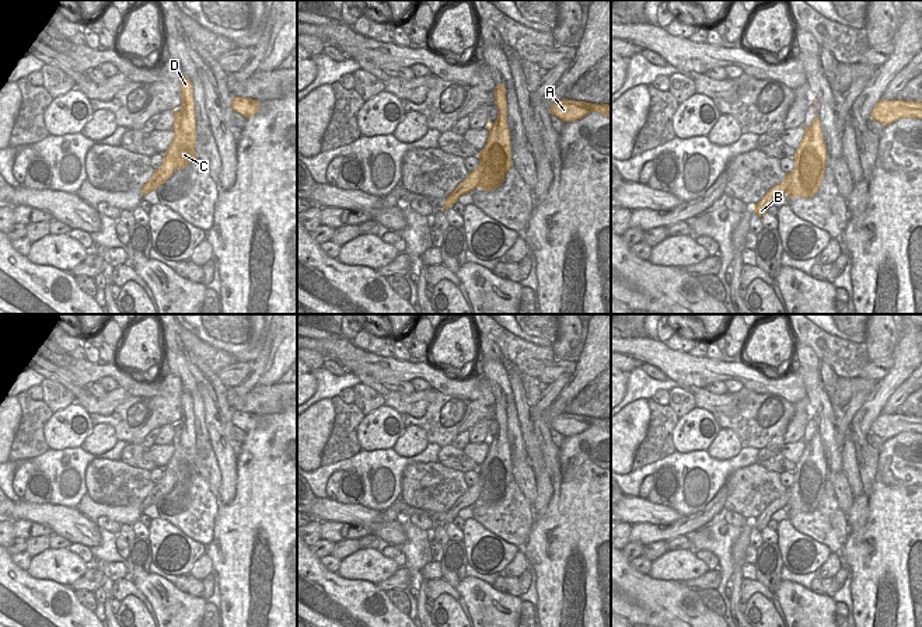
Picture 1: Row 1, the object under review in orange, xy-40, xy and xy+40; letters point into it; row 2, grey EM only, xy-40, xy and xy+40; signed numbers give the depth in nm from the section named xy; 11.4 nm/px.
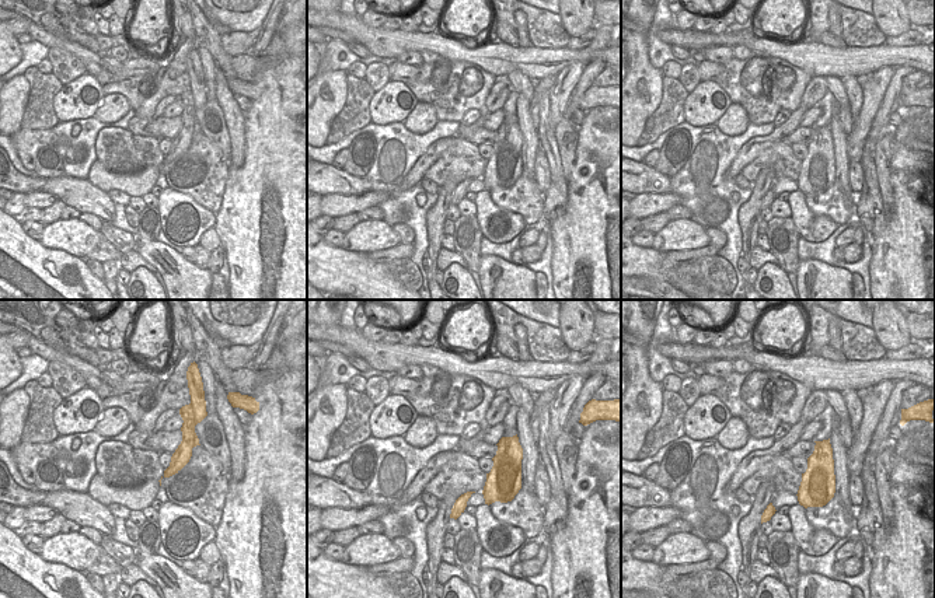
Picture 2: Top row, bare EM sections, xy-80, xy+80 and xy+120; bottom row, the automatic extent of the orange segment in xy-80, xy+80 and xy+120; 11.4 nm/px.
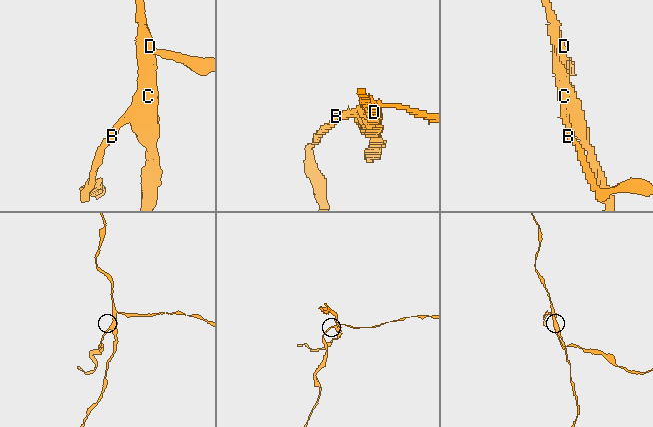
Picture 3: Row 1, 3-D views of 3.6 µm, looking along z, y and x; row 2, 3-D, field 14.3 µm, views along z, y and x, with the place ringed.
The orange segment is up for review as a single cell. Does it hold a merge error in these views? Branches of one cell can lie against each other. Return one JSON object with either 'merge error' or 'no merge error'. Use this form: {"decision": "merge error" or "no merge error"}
{"decision": "merge error"}

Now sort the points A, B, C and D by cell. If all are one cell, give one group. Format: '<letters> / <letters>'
A B / C D

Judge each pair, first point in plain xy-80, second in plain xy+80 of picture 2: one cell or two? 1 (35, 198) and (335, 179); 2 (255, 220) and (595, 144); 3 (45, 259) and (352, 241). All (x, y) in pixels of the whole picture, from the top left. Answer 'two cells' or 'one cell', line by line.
1: two cells
2: one cell
3: two cells

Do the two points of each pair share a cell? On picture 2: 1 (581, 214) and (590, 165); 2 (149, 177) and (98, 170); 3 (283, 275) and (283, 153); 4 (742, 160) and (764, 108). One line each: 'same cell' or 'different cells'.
1: same cell
2: same cell
3: same cell
4: different cells

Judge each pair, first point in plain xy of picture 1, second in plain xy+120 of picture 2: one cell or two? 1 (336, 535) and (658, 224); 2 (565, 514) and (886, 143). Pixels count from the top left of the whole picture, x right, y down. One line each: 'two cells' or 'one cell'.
1: two cells
2: two cells

